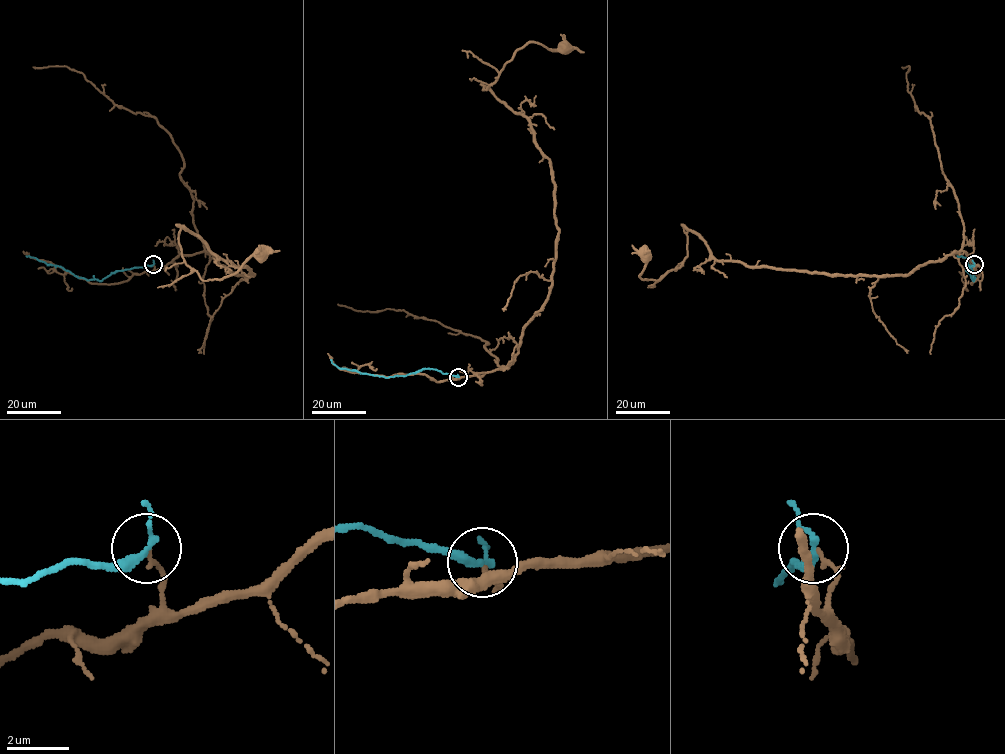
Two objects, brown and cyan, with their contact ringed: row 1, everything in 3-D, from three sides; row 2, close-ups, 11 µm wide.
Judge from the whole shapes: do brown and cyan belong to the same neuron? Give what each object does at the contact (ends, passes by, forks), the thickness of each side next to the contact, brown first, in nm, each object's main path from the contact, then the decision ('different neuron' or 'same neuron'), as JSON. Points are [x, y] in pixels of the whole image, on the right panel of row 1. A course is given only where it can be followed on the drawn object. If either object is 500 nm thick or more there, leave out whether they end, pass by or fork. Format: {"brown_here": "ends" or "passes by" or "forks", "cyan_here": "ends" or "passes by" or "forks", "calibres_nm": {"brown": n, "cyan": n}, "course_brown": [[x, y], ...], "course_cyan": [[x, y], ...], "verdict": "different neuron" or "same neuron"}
{"brown_here": "ends", "cyan_here": "passes by", "calibres_nm": {"brown": 120, "cyan": 240}, "course_brown": [[974, 264], [953, 251], [906, 275], [747, 267], [684, 228], [687, 256], [659, 280], [640, 277], [643, 254]], "course_cyan": [[974, 264], [966, 271], [974, 281], [966, 258], [957, 256]], "verdict": "different neuron"}

